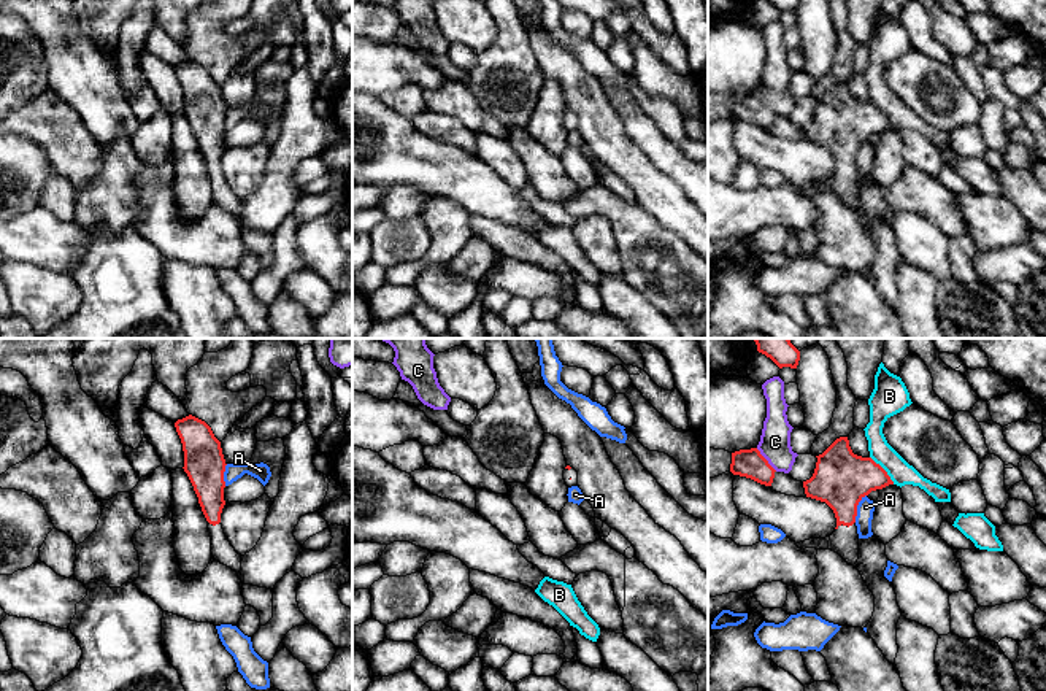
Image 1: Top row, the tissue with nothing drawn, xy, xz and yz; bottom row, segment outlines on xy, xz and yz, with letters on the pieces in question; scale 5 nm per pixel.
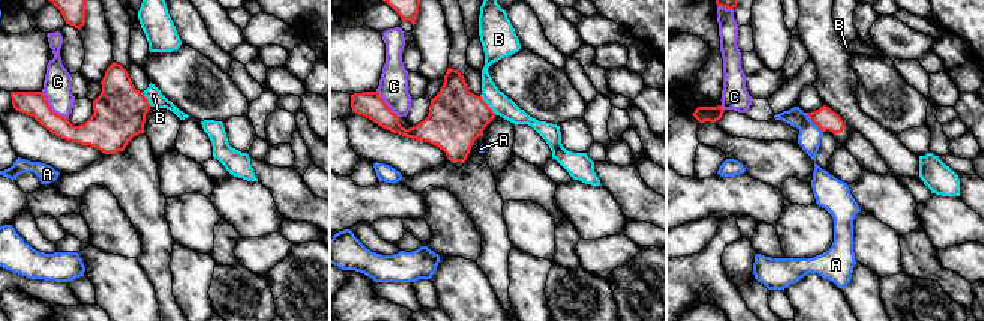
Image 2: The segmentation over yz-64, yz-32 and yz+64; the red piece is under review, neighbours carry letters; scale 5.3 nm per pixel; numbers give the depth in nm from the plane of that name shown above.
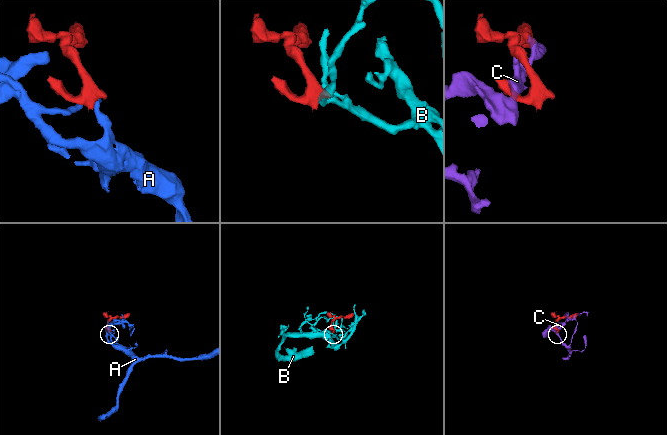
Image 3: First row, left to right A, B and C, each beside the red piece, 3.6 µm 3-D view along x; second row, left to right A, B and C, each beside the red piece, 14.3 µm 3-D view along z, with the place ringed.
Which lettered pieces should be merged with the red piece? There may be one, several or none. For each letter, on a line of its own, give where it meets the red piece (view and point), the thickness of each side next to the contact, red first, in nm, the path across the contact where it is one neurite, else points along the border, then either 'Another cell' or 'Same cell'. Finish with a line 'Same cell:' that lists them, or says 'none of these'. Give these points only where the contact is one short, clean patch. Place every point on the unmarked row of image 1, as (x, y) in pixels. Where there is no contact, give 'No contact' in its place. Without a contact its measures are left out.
A: Touches red at yz (856, 153). Thickness 280 nm (red) against 90 nm. Boundary: yz (865, 138), (857, 150), (854, 165). Another cell
B: Touches red at yz (884, 115). Thickness 280 nm (red) against 120 nm. Boundary: yz (870, 100), (894, 127). Another cell
C: Touches red at yz (765, 104). Thickness 140 nm (red) against 160 nm. Another cell
Same cell: none of these

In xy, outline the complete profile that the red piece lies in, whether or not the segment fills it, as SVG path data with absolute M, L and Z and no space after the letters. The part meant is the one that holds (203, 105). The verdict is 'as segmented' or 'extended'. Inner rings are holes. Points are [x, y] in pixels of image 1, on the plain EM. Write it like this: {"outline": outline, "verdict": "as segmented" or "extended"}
{"outline": "M192 59L178 64L175 71L184 95L183 113L194 130L202 156L208 165L213 203L238 218L241 214L241 199L230 189L221 168L221 157L225 149L224 116L227 110L221 86L205 65Z", "verdict": "extended"}

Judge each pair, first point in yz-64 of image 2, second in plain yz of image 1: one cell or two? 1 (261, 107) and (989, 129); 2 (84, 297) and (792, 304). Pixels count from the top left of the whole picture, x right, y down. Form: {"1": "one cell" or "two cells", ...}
{"1": "one cell", "2": "two cells"}

